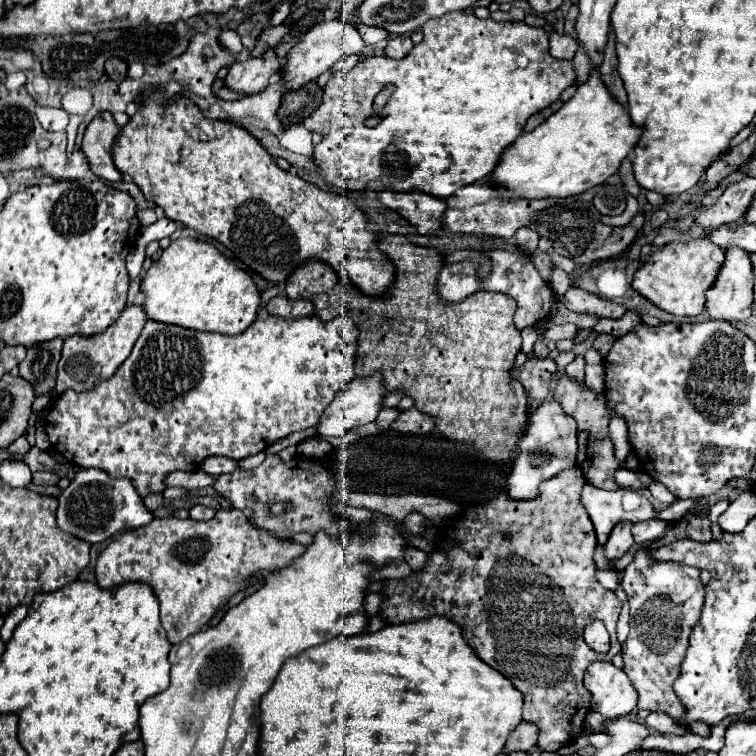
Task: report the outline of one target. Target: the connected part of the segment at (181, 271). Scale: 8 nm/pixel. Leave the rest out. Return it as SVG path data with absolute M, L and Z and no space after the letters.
M180 237L162 251L162 257L152 263L146 277L142 279L142 291L146 295L144 309L150 319L180 325L186 329L226 333L226 335L238 335L246 327L250 327L252 321L256 319L256 313L260 307L260 291L258 291L252 275L248 271L238 269L212 243L192 239L192 237Z

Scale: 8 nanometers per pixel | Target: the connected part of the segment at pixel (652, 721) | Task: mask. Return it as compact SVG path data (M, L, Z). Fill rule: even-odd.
M650 713L648 717L646 717L646 725L654 731L654 733L672 733L672 735L686 735L686 733L690 733L690 729L688 727L682 727L682 725L678 725L678 721L676 719L672 719L670 715L666 715L666 713Z

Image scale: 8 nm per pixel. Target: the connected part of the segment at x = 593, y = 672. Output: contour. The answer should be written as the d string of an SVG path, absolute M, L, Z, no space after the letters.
M596 661L586 669L584 685L592 693L592 709L606 719L620 719L638 705L638 693L630 677L612 663Z

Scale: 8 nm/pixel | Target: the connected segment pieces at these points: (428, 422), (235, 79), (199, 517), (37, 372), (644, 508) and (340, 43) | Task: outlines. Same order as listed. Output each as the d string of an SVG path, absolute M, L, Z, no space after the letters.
M416 407L404 411L396 421L394 421L394 429L404 431L404 433L416 433L416 435L424 435L434 431L436 419L428 413L420 413Z
M268 49L260 57L250 55L242 61L236 61L226 75L226 85L244 95L252 95L268 87L270 79L280 75L280 69L282 69L282 63L276 51Z
M194 505L192 509L190 509L190 517L192 519L196 519L196 521L208 521L208 519L212 519L214 517L214 509L212 507L204 507L204 505Z
M52 339L40 345L32 345L24 361L20 361L18 365L20 375L34 385L36 395L42 395L54 389L62 345L64 345L64 339Z
M584 483L582 505L588 511L594 529L598 531L598 543L604 545L610 537L610 531L620 521L646 521L652 517L662 517L654 511L644 493L632 489L604 491L590 483Z
M332 19L332 21L318 23L318 25L314 25L304 35L304 39L294 49L290 49L288 63L286 63L284 71L282 71L282 77L284 77L284 81L288 85L288 89L300 89L306 83L318 79L340 57L346 57L346 55L352 55L352 53L360 53L362 47L364 47L364 39L360 37L360 33L358 33L358 29L354 25L344 23L340 19Z

